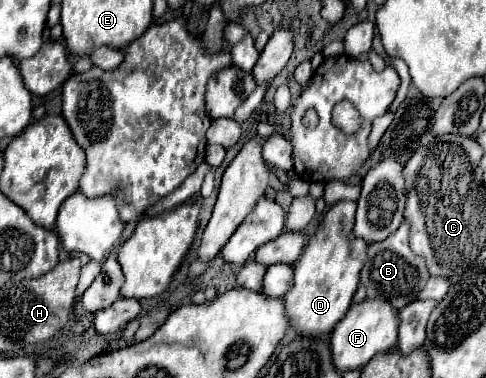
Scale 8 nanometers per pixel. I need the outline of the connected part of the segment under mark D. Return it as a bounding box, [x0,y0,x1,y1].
[286,200,368,336]

